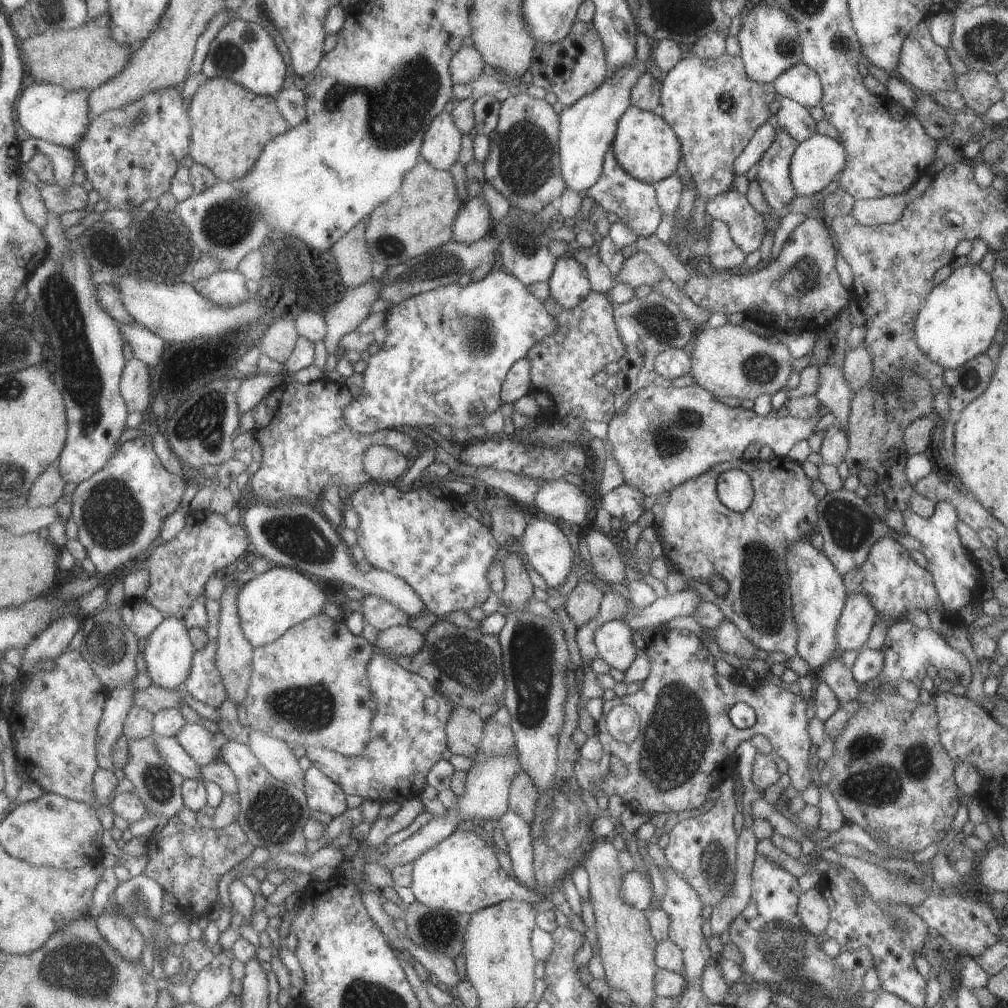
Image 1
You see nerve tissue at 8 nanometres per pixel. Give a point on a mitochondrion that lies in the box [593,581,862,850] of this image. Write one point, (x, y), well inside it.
(675, 738)

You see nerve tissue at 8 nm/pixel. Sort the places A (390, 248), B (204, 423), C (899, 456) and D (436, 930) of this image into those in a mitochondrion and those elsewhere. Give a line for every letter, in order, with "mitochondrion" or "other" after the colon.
A: mitochondrion
B: mitochondrion
C: other
D: mitochondrion

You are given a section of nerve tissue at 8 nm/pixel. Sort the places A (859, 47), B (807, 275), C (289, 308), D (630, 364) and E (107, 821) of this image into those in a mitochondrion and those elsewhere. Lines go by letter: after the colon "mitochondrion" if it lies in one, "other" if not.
A: other
B: mitochondrion
C: other
D: other
E: other

